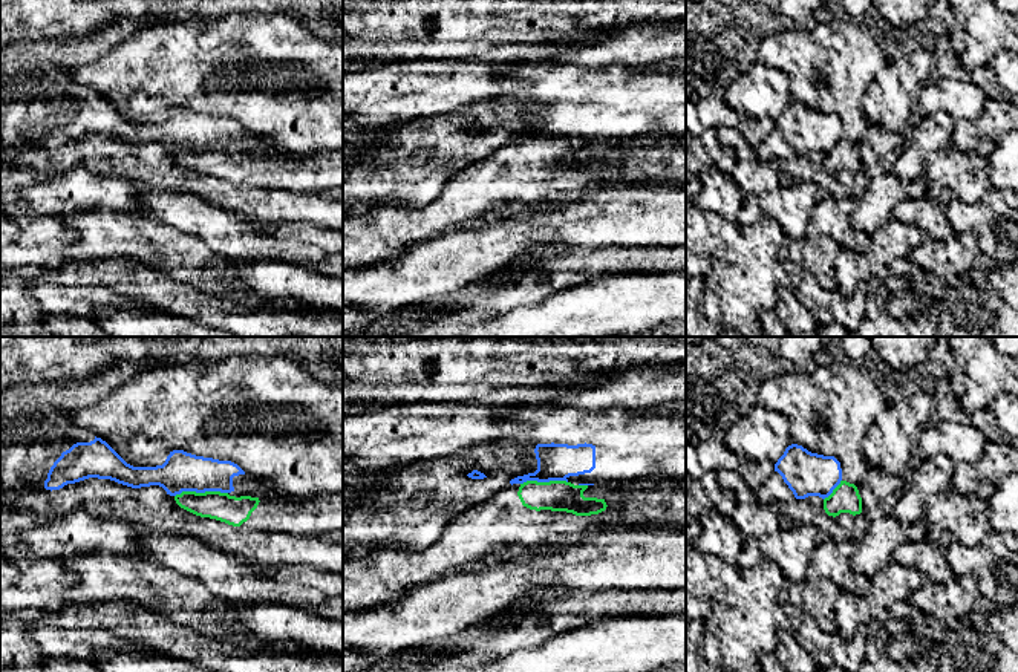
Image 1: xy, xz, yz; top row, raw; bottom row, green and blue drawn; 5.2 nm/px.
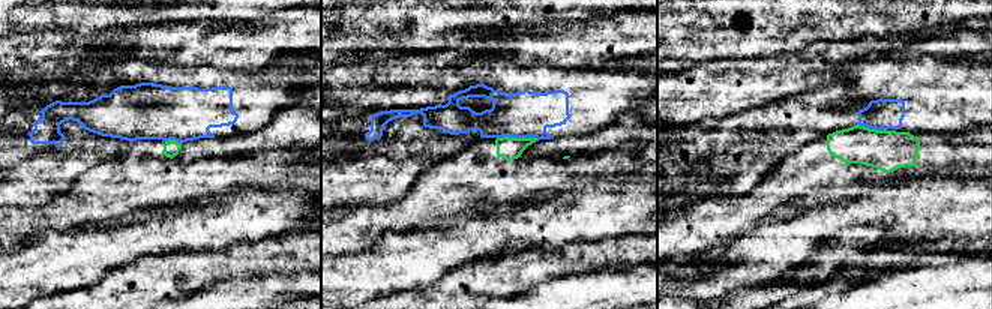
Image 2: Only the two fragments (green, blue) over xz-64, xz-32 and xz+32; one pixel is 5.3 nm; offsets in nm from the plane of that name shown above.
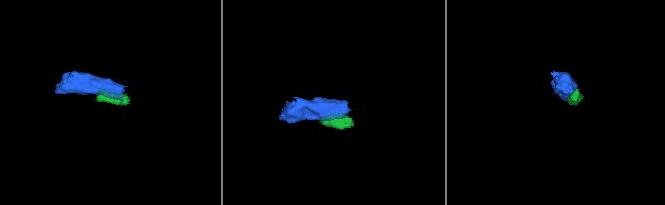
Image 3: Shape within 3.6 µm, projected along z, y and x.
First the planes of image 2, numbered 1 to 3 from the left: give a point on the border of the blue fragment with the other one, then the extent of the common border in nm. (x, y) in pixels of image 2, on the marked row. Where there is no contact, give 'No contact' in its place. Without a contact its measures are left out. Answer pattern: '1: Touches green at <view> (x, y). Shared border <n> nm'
1: Touches green at xz-64 (173, 140). Shared border 100 nm
2: Touches green at xz-32 (518, 138). Shared border 220 nm
3: Touches green at xz+32 (871, 129). Shared border 160 nm

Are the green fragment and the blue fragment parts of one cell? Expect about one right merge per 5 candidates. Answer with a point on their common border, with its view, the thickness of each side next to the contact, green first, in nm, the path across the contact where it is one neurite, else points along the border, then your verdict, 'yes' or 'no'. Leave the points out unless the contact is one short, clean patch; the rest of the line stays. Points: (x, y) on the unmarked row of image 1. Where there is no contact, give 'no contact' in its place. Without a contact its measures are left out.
contact xy (201, 150); calibres 150 and 200 nm; border xy (227, 149), (181, 149), (175, 153); no

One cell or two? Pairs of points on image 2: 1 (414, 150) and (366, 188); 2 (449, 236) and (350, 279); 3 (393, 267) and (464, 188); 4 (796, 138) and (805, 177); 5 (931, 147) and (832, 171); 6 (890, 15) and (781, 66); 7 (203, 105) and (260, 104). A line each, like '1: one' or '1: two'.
1: one
2: one
3: two
4: two
5: one
6: two
7: one

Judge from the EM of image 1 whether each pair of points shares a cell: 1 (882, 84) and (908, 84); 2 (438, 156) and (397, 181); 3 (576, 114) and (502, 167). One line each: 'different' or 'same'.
1: same
2: same
3: different

